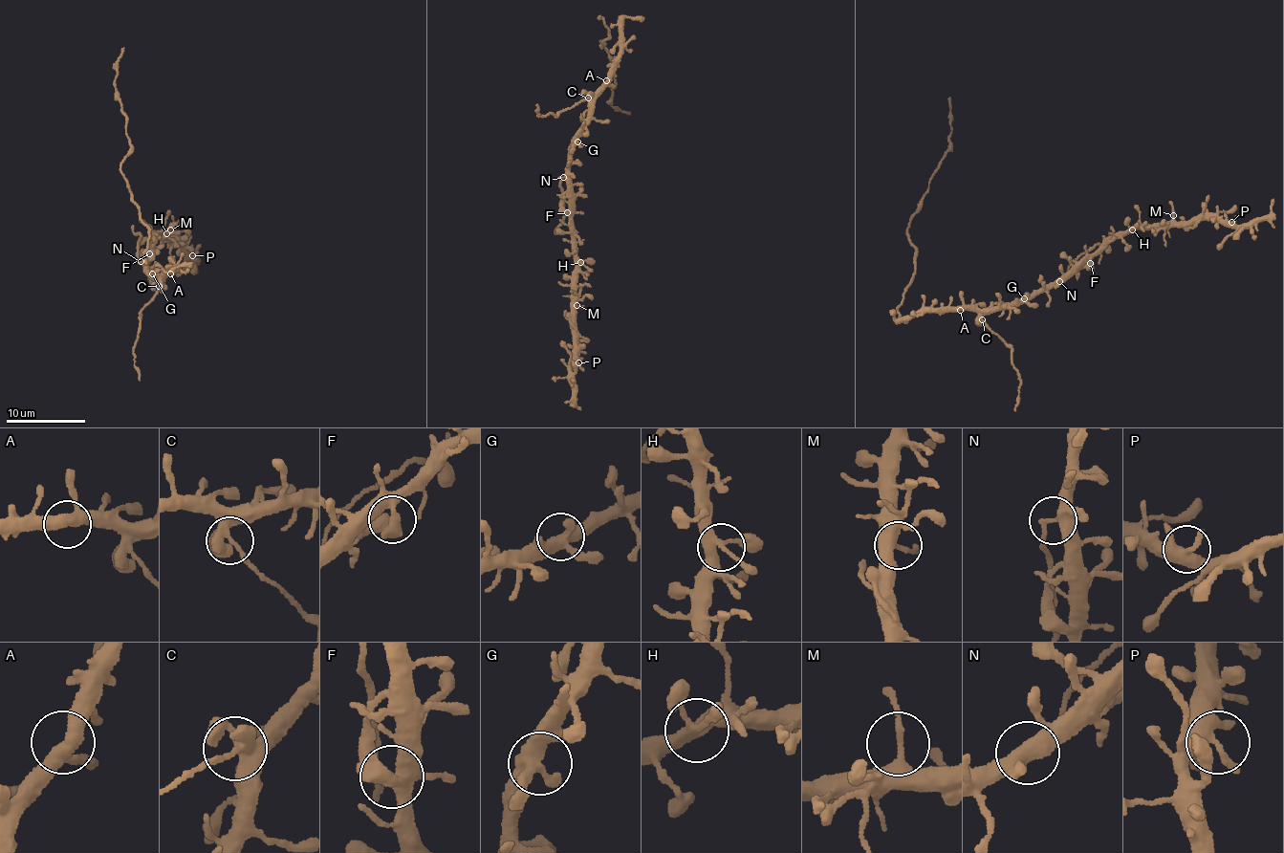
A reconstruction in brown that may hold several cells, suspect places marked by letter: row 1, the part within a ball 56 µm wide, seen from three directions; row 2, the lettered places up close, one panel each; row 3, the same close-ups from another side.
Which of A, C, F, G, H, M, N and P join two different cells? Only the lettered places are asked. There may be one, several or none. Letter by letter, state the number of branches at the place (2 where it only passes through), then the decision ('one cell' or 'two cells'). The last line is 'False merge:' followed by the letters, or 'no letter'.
A: branches 3; one cell
C: branches 3; two cells
F: branches 3; one cell
G: branches 3; one cell
H: branches 4; one cell
M: branches 2; one cell
N: branches 3; two cells
P: branches 3; one cell
False merge: C, N

